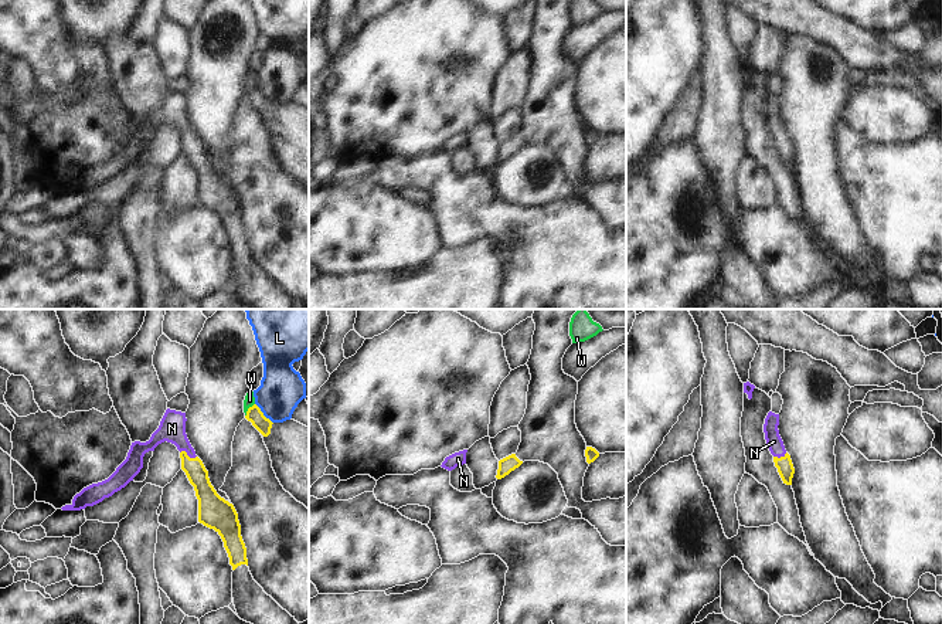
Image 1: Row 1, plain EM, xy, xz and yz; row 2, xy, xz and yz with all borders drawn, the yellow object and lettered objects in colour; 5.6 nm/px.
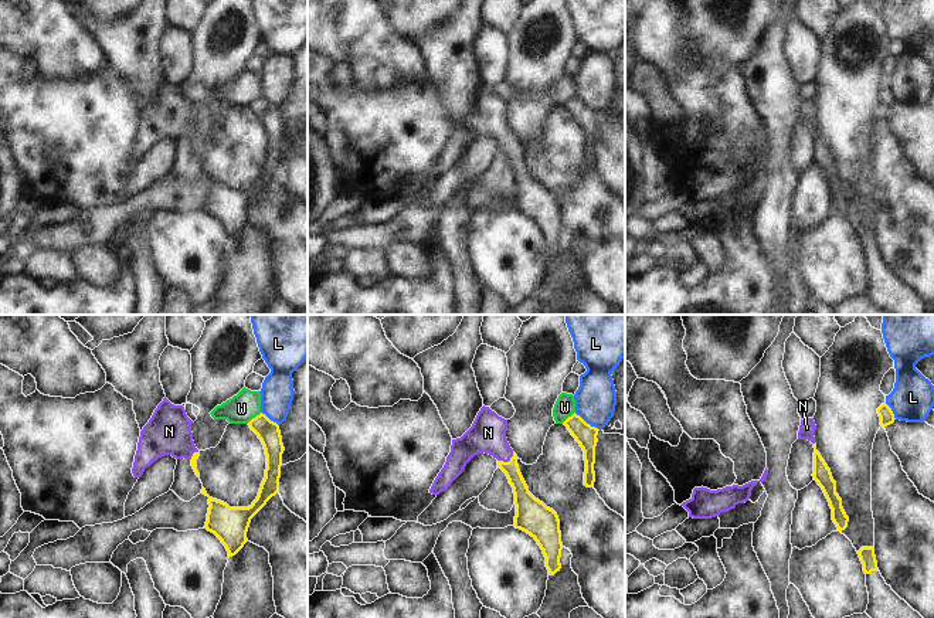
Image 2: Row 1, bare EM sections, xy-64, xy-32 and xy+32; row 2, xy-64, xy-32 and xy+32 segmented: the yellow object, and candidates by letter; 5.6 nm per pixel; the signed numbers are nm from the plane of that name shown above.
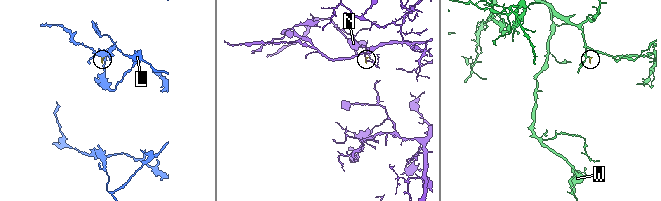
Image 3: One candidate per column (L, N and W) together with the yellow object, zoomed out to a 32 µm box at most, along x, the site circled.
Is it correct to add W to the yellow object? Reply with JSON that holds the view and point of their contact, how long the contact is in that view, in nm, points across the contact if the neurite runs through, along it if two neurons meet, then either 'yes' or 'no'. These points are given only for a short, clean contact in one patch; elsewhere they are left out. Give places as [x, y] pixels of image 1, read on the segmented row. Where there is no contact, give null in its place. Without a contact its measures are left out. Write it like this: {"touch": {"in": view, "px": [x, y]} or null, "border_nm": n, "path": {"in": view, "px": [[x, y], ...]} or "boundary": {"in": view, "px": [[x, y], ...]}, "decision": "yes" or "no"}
{"touch": {"in": "xy", "px": [248, 410]}, "border_nm": 90, "boundary": {"in": "xy", "px": [[254, 403], [245, 416]]}, "decision": "no"}

